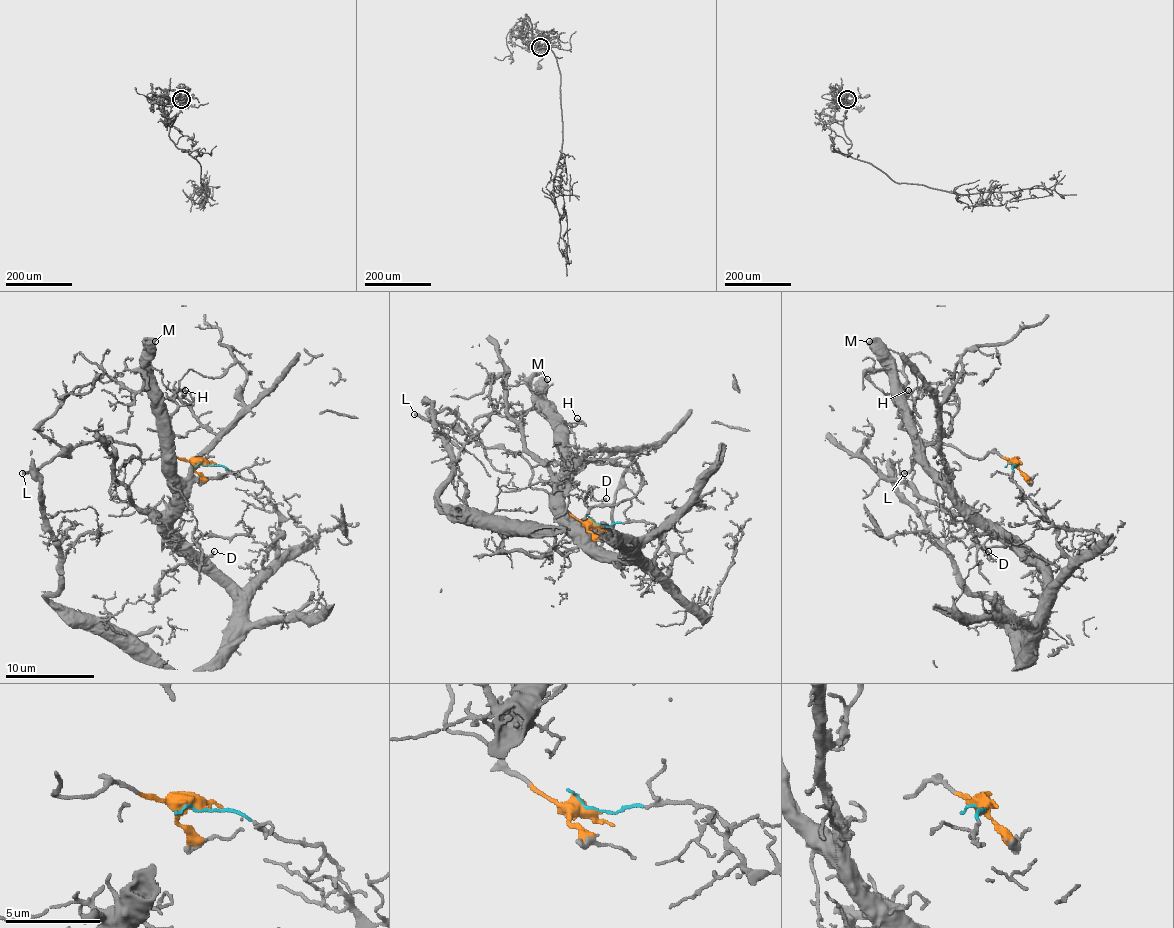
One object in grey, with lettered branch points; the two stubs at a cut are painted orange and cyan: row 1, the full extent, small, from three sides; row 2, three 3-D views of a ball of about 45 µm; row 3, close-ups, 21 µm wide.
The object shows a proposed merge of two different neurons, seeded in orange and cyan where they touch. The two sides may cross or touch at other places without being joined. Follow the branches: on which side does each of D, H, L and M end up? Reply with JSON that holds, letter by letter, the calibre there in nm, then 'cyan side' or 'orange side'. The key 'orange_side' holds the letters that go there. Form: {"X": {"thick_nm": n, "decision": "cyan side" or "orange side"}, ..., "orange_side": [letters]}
{"D": {"thick_nm": 170, "decision": "cyan side"}, "H": {"thick_nm": 150, "decision": "cyan side"}, "L": {"thick_nm": 240, "decision": "orange side"}, "M": {"thick_nm": 600, "decision": "cyan side"}, "orange_side": ["L"]}

